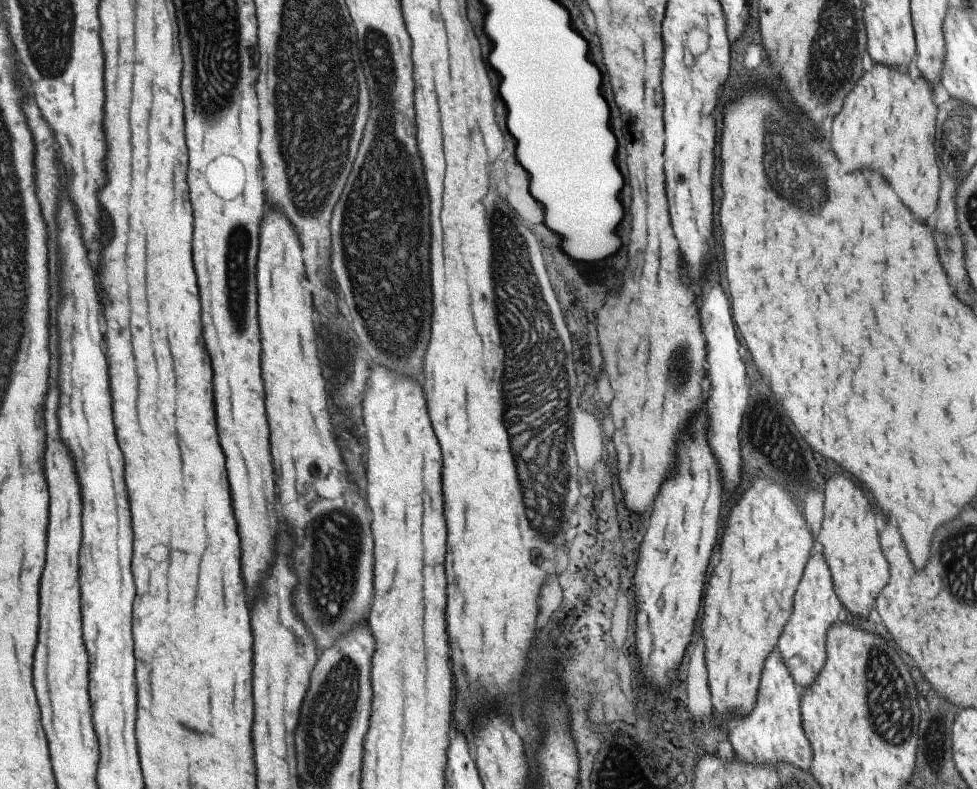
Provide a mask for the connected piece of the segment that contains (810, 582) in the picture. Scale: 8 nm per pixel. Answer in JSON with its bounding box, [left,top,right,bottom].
[777,553,841,696]

